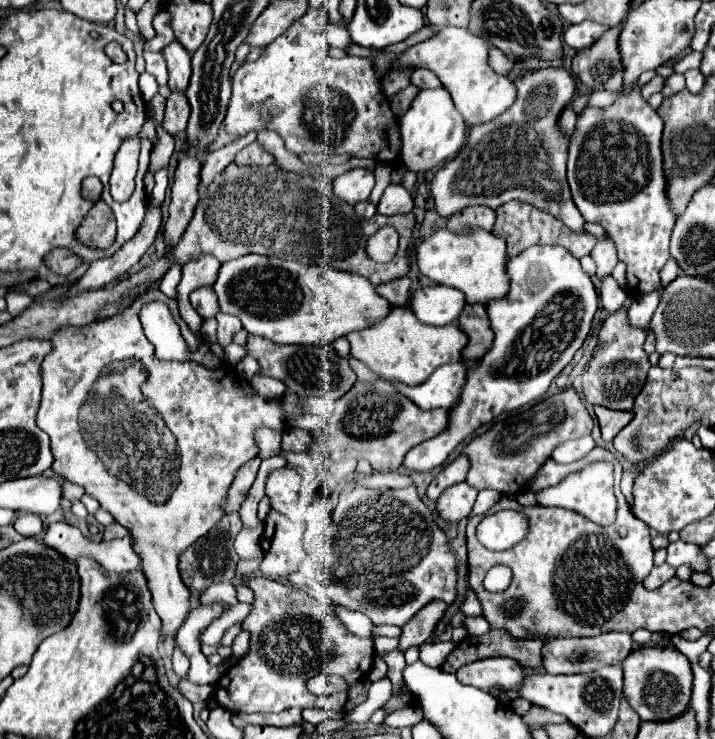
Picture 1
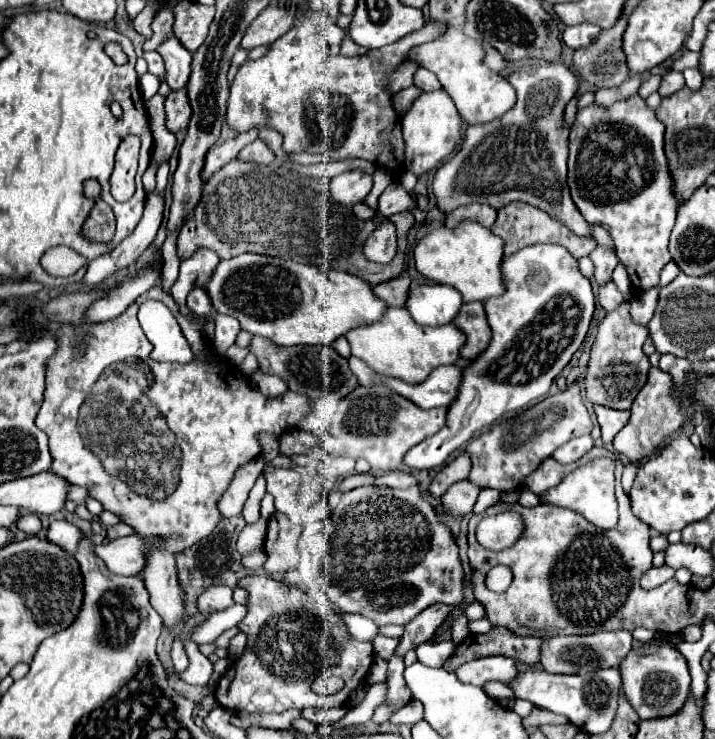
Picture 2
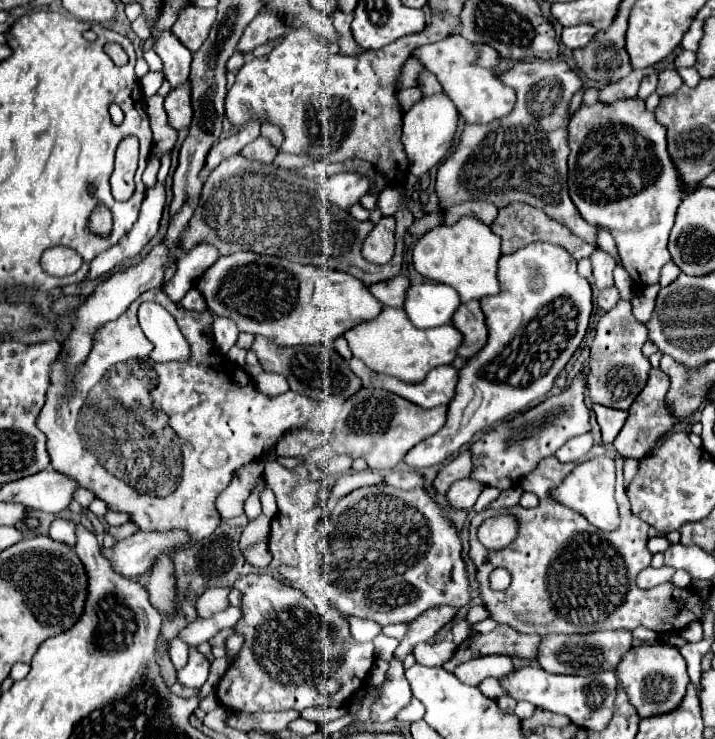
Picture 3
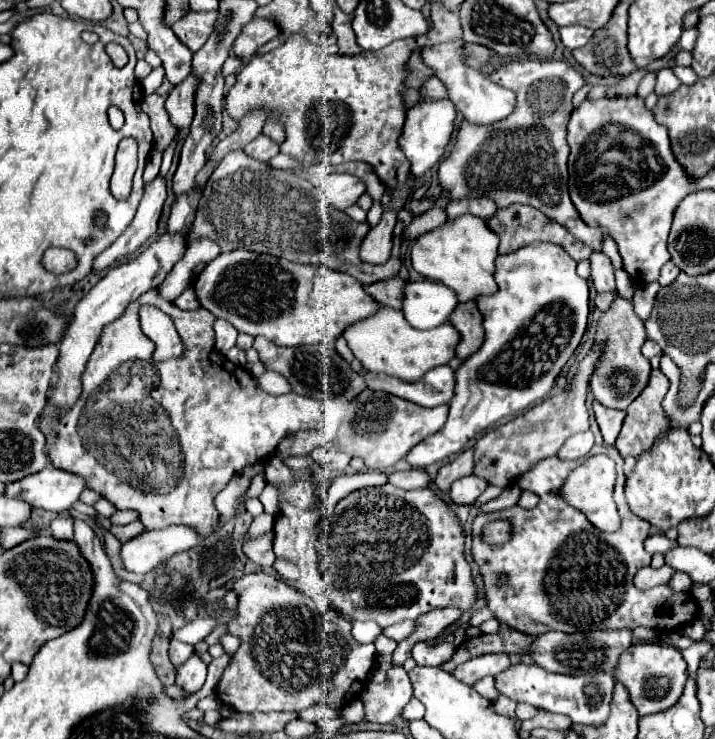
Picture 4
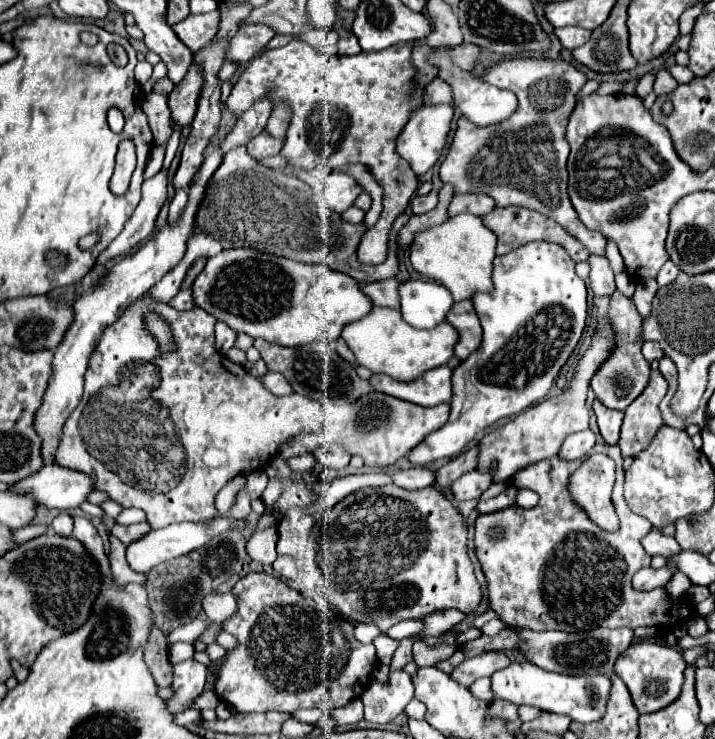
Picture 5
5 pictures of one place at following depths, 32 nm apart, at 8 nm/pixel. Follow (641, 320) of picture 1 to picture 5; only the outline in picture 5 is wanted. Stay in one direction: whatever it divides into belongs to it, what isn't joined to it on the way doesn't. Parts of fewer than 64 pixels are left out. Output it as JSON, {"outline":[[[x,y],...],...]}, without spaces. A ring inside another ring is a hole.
{"outline":[[[648,279],[636,284],[632,300],[642,318],[648,318],[648,314],[651,313],[652,302],[658,289],[659,285],[655,279]]]}

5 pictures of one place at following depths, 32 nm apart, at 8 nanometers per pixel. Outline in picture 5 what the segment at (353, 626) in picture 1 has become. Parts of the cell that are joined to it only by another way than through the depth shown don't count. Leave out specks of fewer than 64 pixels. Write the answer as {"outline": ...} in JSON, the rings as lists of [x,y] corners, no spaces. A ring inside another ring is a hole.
{"outline":[[[370,622],[354,624],[354,636],[356,636],[356,640],[360,640],[362,644],[370,644],[378,634],[380,634],[380,628],[378,628],[376,624],[370,624]]]}

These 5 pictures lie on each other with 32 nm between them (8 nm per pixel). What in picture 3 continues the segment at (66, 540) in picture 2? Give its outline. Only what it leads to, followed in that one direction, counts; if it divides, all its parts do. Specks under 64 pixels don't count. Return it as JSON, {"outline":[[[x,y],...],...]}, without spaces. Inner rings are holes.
{"outline":[[[56,518],[50,526],[50,532],[48,536],[60,544],[66,544],[70,548],[76,546],[76,524],[70,522],[70,520],[62,520],[62,518]]]}

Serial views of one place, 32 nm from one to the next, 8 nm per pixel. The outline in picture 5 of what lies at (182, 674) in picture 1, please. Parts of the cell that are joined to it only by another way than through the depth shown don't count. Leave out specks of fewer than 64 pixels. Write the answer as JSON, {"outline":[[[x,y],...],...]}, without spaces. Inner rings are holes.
{"outline":[[[184,642],[170,644],[170,662],[172,664],[184,662],[184,660],[188,660],[192,656],[194,656],[194,646],[192,644],[184,644]]]}

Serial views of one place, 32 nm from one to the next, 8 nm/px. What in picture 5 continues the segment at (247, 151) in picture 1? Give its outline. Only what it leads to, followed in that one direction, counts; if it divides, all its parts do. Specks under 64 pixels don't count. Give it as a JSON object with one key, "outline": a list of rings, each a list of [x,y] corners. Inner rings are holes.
{"outline":[[[260,132],[260,136],[252,138],[248,144],[246,144],[246,150],[252,158],[256,160],[262,160],[262,158],[268,158],[268,156],[276,156],[282,148],[284,140],[278,140],[278,138],[272,138],[270,134],[266,132]]]}

